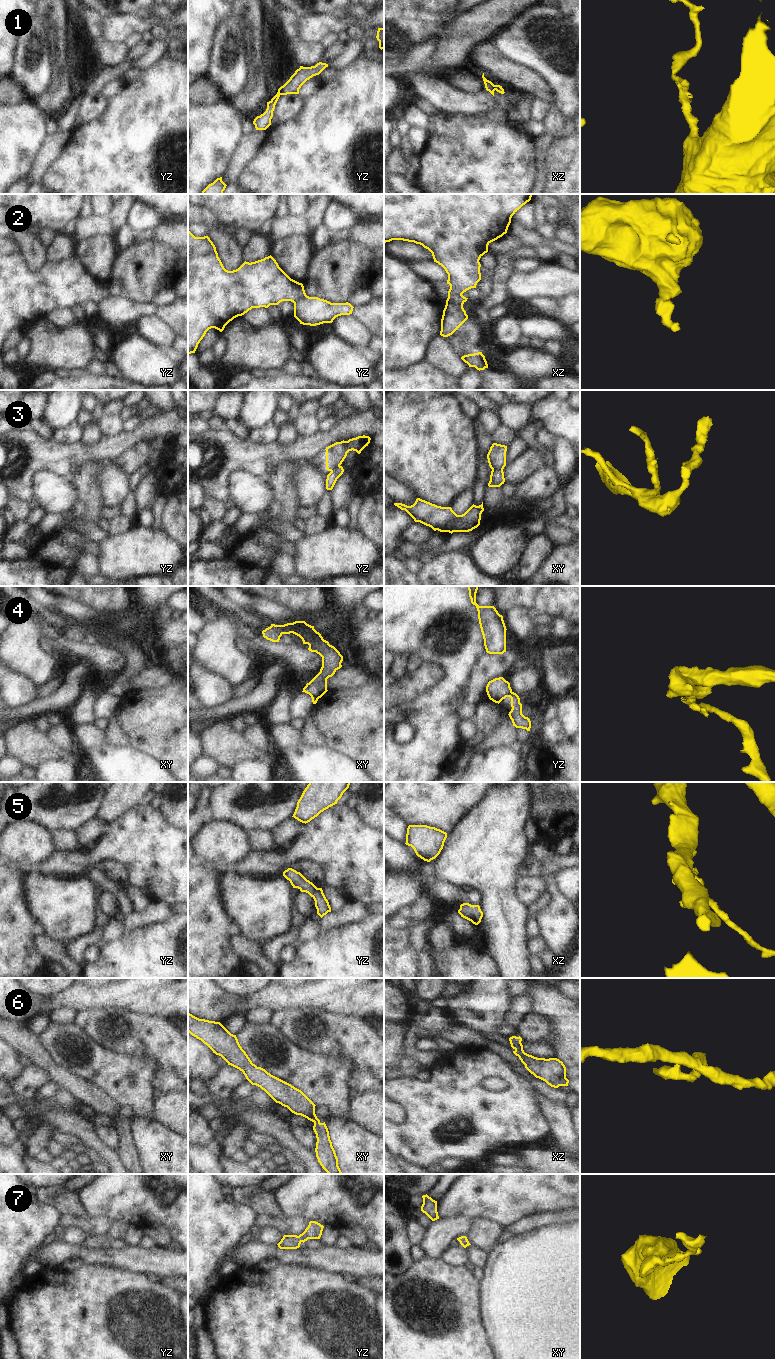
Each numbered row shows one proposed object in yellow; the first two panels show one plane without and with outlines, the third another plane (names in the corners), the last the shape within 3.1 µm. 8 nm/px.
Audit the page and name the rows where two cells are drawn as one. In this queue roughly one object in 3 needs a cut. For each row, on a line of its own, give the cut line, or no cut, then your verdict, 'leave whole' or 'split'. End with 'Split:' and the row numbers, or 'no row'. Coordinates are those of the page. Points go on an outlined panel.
1: cut xz (493, 85), (495, 89); split
2: cut xz (446, 301), (462, 306); split
3: cut xy (492, 468), (502, 471); split
4: cut yz (511, 691), (502, 698); split
5: cut none; leave whole
6: cut none; leave whole
7: cut none; leave whole
Split: 1, 2, 3, 4

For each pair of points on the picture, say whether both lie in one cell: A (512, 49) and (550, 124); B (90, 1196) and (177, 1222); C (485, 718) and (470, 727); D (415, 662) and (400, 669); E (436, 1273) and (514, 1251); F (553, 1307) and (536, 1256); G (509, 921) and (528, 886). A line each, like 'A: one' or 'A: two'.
A: two
B: one
C: two
D: one
E: two
F: one
G: two

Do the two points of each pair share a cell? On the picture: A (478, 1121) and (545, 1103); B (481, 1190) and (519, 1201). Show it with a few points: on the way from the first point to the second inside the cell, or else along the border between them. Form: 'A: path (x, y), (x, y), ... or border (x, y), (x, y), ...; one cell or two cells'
A: border (535, 1091), (535, 1099), (550, 1125); two cells
B: path (490, 1190), (508, 1190), (510, 1192); one cell

